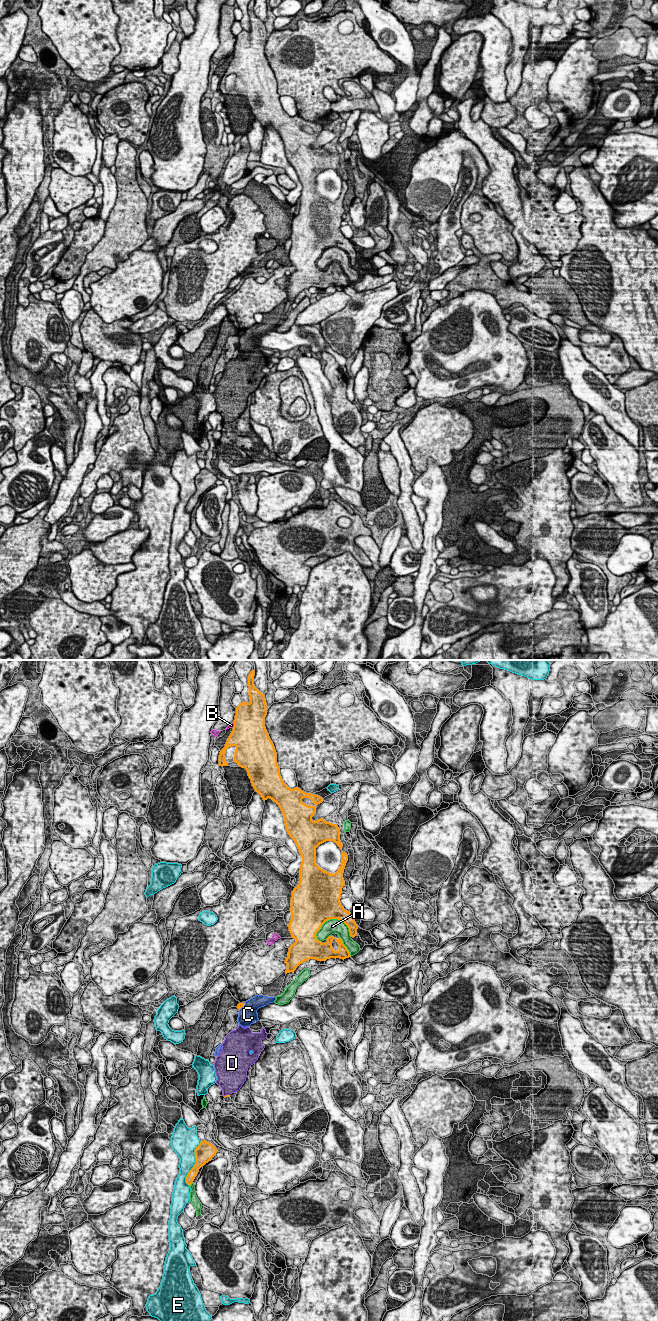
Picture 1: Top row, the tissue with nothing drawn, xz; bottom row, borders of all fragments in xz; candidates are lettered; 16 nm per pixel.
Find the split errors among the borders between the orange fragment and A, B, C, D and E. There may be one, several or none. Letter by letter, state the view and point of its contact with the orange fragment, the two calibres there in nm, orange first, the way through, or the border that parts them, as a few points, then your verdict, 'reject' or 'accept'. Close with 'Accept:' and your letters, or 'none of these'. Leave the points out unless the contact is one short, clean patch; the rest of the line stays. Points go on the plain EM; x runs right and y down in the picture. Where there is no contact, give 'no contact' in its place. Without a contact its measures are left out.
A: meets orange in xz at (335, 246); 440 nm thick on the orange side, 240 nm on the other; reject
B: meets orange in xz at (234, 53); 500 nm thick on the orange side, 60 nm on the other; border along xz (234, 51), (232, 54); reject
C: meets orange in xz at (242, 334); 90 nm thick on the orange side, 280 nm on the other; reject
D: meets orange in xz at (226, 423); 30 nm thick on the orange side, 380 nm on the other; reject
E: meets orange in xz at (196, 491); 300 nm thick on the orange side, 280 nm on the other; reject
Accept: none of these

